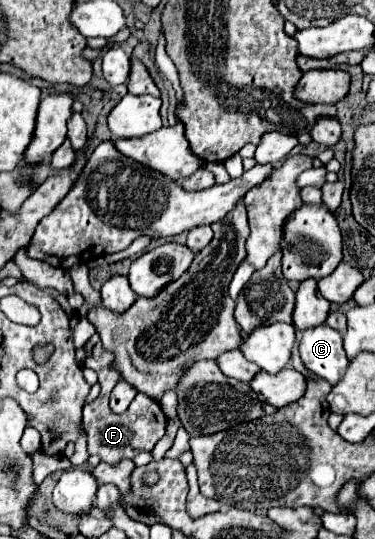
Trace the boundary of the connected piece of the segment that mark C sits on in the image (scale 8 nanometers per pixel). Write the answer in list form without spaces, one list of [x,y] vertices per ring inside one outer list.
[[[319,325],[315,329],[303,331],[299,341],[299,353],[303,365],[331,385],[339,383],[349,363],[343,349],[341,333],[331,329],[329,325]]]

